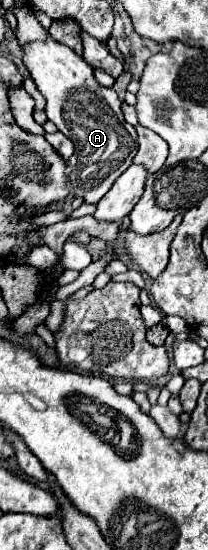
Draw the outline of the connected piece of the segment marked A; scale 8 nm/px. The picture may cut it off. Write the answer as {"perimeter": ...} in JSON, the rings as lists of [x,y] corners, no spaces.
{"perimeter":[[[47,38],[23,44],[21,50],[27,74],[47,100],[47,118],[75,144],[75,154],[69,158],[69,188],[87,204],[97,204],[101,196],[111,190],[119,174],[133,164],[133,156],[137,154],[137,132],[125,122],[121,100],[115,90],[103,88],[95,80],[93,68],[71,48]]]}

